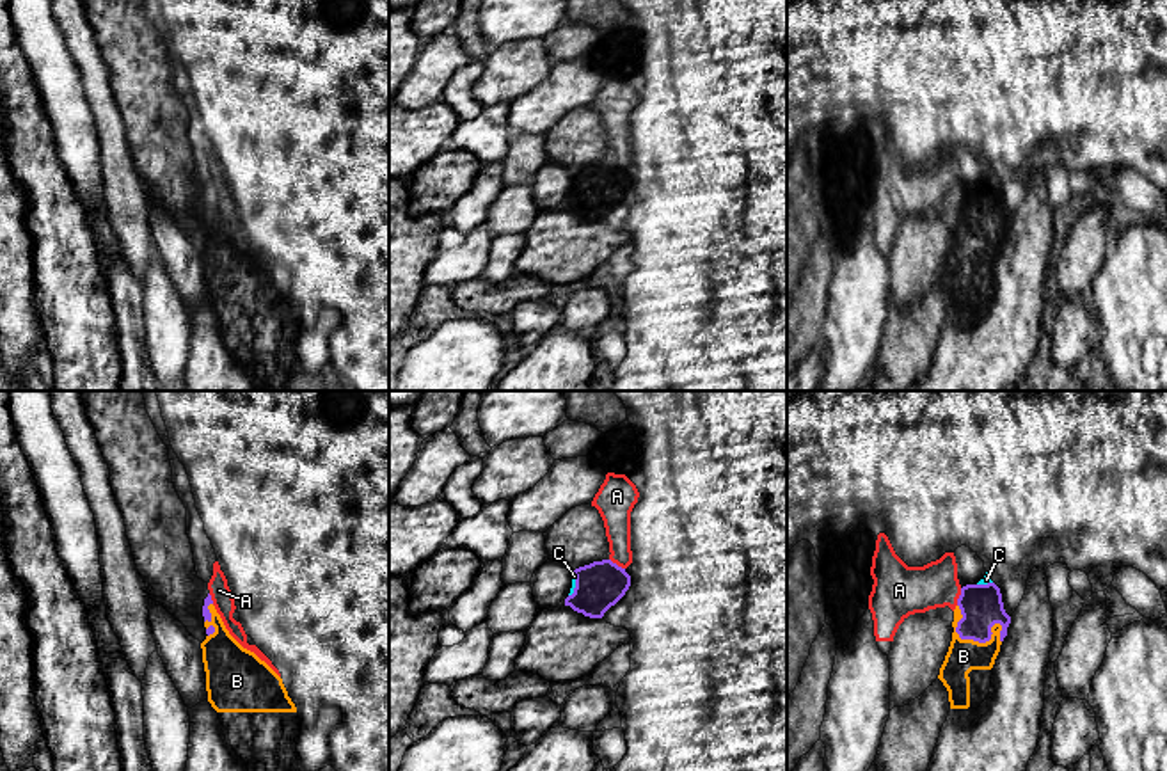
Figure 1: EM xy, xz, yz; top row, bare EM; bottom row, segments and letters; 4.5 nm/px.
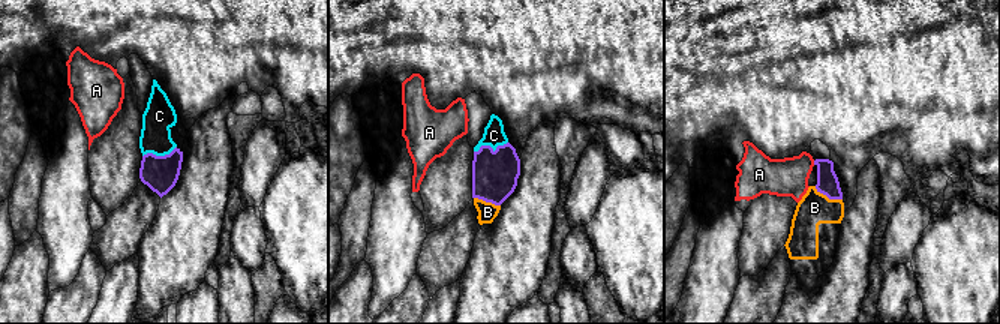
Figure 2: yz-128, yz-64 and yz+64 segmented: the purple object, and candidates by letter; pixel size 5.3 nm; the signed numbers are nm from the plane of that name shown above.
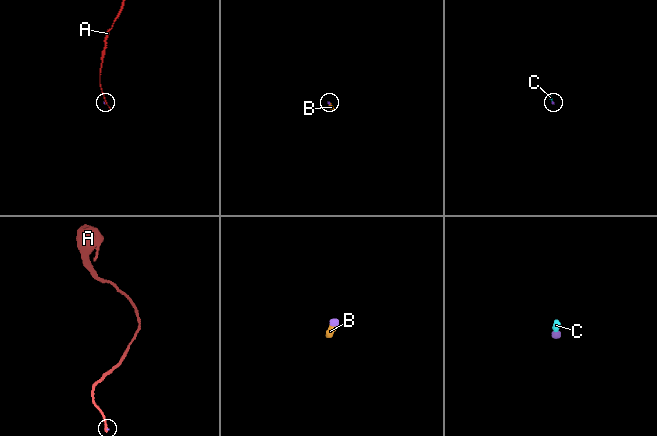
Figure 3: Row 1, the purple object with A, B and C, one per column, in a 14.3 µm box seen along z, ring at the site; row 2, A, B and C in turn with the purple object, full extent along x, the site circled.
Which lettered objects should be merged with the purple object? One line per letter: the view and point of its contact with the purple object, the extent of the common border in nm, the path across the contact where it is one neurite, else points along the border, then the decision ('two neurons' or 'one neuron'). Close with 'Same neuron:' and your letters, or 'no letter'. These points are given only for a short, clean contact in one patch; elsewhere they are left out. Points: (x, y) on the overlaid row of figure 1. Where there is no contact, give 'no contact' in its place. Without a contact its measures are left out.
A: meets purple in yz at (960, 597); contact 80 nm long; border along yz (961, 588), (956, 604); two neurons
B: meets purple in yz at (977, 640); contact 260 nm long; runs through yz (981, 606), (977, 640), (963, 656); one neuron
C: meets purple in xz at (576, 585); contact 110 nm long; runs through xz (599, 585), (576, 585), (574, 576); one neuron
Same neuron: B, C

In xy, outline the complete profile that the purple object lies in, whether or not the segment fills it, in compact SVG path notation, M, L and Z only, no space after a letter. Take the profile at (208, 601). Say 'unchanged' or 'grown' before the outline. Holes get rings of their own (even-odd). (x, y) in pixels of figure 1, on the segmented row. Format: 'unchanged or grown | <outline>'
grown | M211 595L202 606L206 640L201 643L208 702L229 730L229 741L249 771L300 771L297 741L302 723L282 679L254 652L243 648L226 629Z

